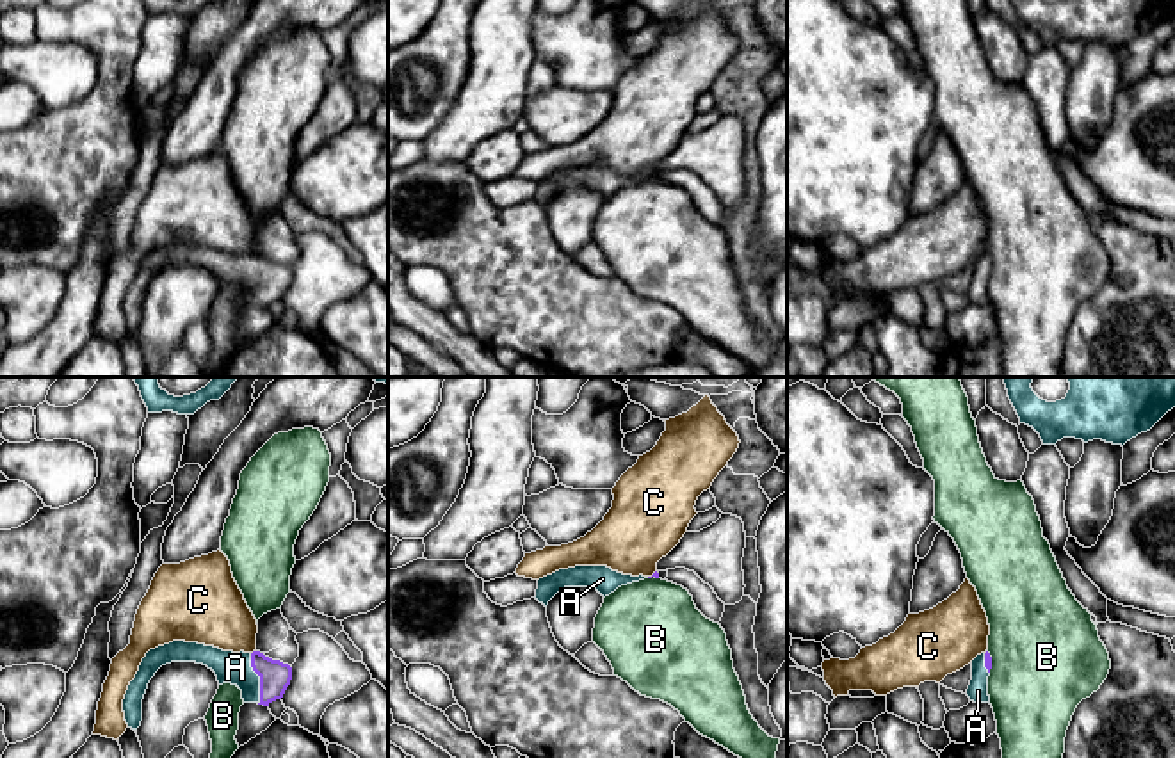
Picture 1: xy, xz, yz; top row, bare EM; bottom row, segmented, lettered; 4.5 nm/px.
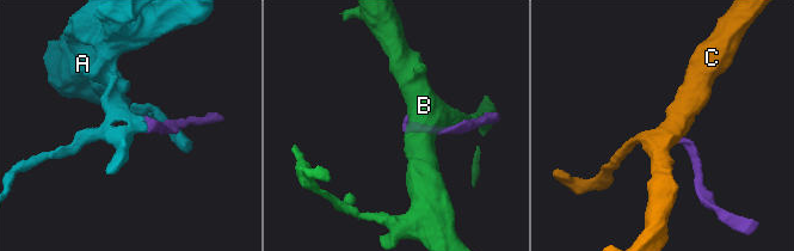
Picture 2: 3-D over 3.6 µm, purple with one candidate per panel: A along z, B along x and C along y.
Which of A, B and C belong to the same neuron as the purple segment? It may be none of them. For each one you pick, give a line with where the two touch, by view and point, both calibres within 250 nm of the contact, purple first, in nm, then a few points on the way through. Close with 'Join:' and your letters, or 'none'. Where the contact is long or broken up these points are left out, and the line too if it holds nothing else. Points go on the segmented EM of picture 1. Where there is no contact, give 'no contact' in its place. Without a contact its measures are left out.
A: meets purple in xy at (260, 678); 140 nm thick on the purple side, 140 nm on the other; runs through xy (275, 677), (260, 678), (235, 668)
Join: A

